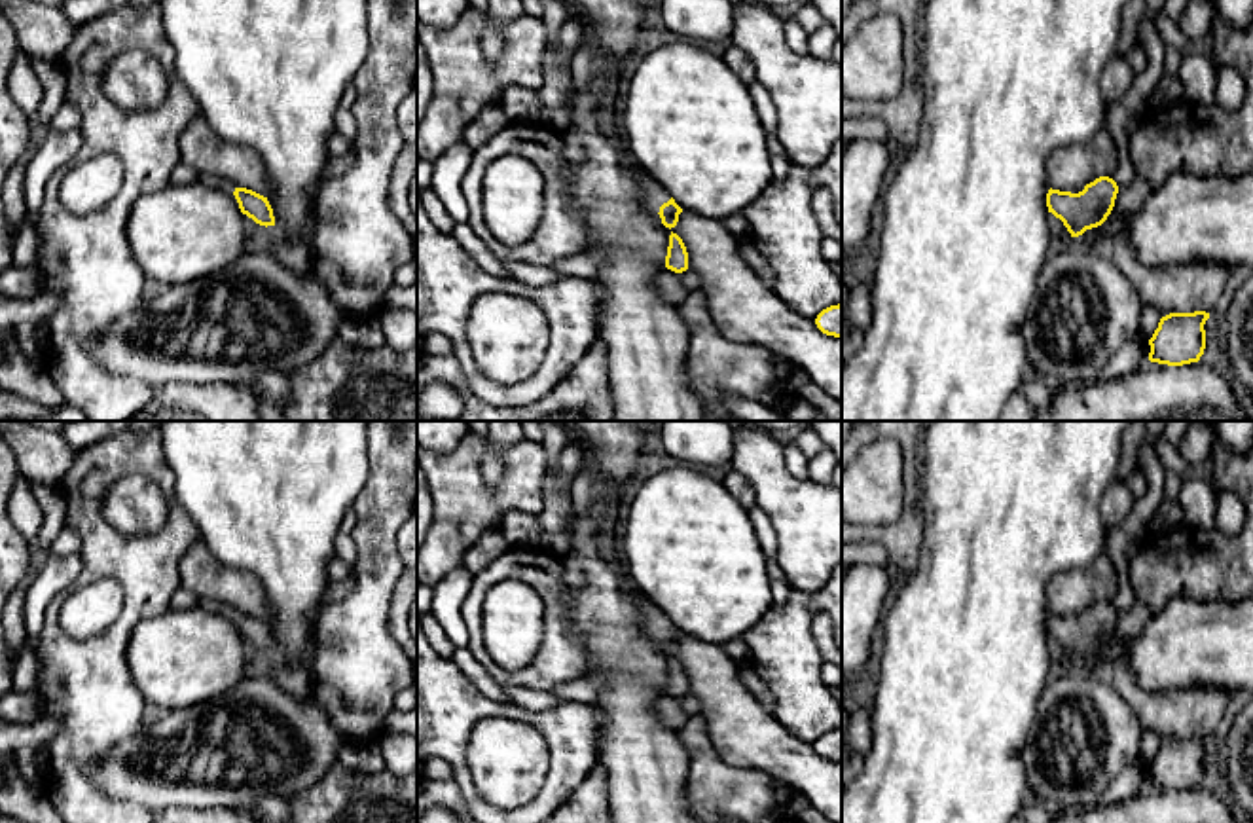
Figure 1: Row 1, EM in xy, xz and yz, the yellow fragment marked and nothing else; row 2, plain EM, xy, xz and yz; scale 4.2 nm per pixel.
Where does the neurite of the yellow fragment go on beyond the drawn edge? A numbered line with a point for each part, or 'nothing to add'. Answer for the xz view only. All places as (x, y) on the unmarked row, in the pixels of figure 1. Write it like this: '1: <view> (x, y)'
1: xz (653, 621)

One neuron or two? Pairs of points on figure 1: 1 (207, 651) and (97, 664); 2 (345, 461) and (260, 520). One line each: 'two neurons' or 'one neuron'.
1: two neurons
2: one neuron

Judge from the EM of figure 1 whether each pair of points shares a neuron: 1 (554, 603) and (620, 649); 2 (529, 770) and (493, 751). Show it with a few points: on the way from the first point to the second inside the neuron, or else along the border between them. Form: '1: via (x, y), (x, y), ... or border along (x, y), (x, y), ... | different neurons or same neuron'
1: border along (562, 569), (567, 590), (567, 617), (586, 655) | different neurons
2: via (520, 767), (503, 755) | same neuron

